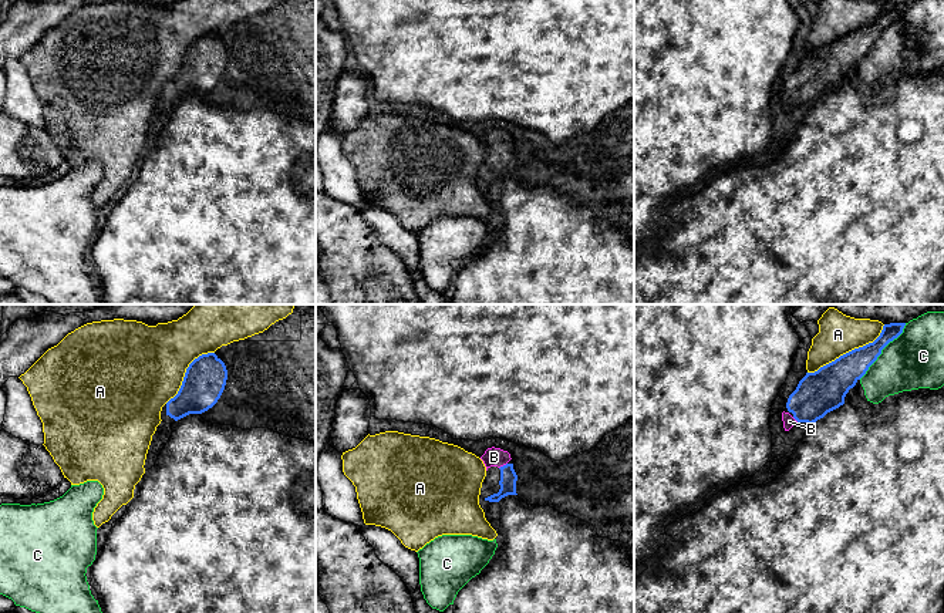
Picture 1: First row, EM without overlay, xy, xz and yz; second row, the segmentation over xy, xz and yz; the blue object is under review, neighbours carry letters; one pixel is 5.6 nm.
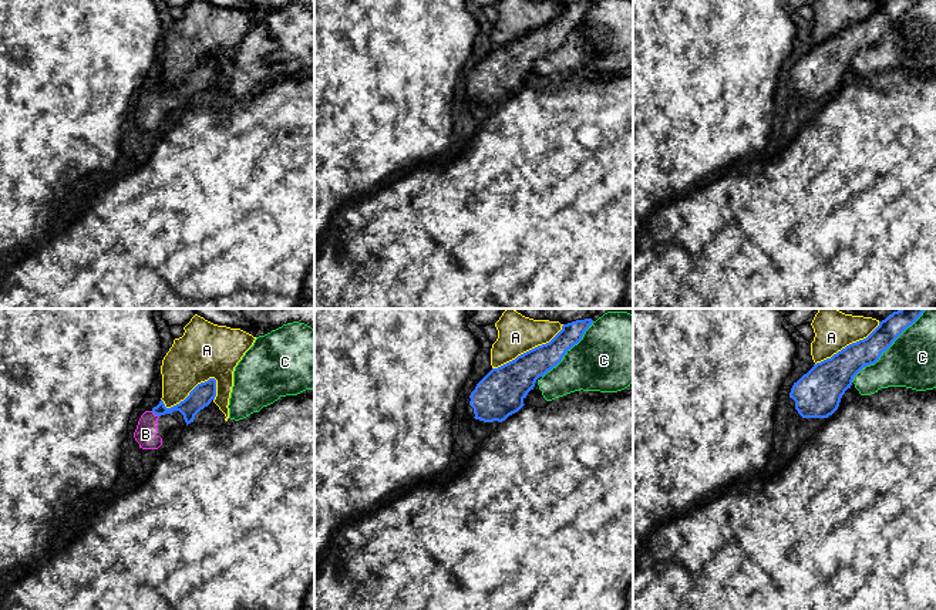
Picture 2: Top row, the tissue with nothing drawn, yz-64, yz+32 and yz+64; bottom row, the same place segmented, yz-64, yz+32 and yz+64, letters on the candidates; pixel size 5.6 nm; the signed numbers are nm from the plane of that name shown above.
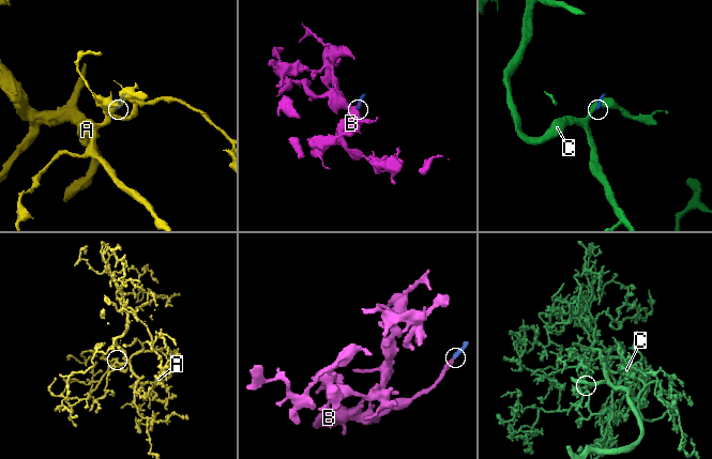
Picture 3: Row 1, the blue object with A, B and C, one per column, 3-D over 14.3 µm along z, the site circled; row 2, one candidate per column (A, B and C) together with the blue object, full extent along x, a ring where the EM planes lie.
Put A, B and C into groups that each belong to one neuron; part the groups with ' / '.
A / B / C

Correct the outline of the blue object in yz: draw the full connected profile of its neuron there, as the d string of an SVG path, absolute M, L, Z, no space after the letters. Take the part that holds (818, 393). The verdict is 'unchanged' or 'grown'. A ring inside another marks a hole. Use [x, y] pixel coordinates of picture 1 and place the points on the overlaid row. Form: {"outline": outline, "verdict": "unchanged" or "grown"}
{"outline": "M906 323L884 324L873 343L840 356L815 373L806 373L788 398L788 411L782 412L785 431L796 422L813 424L843 405L849 390L866 374L881 350L903 333L904 326Z", "verdict": "grown"}

